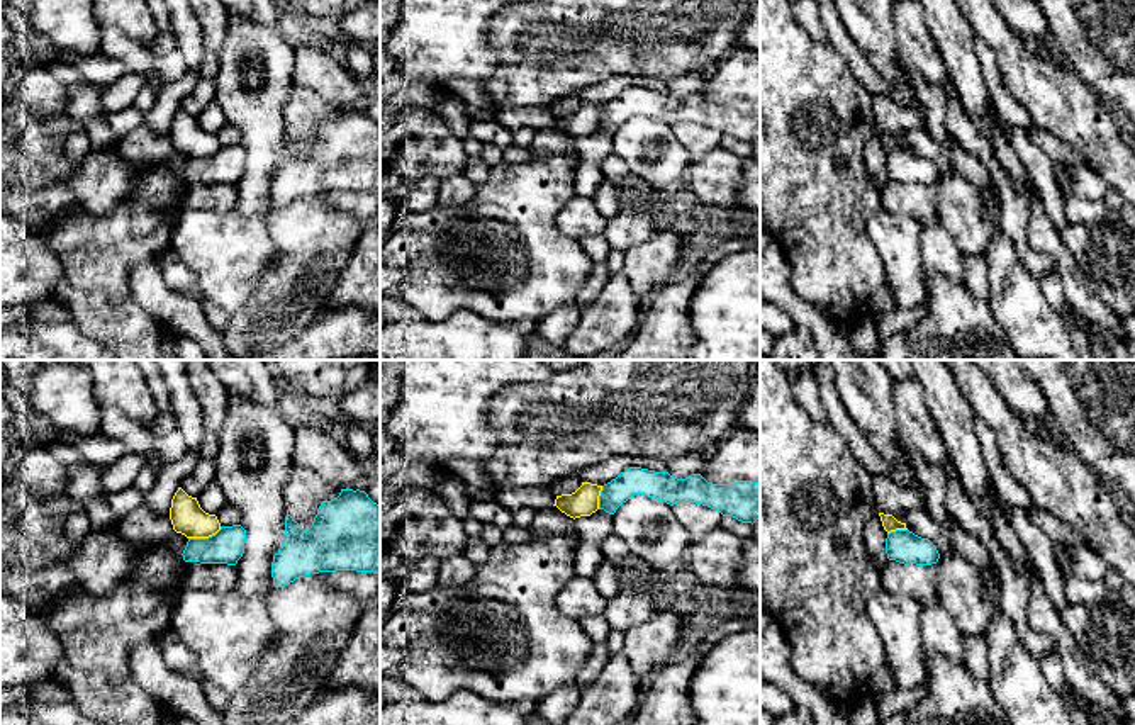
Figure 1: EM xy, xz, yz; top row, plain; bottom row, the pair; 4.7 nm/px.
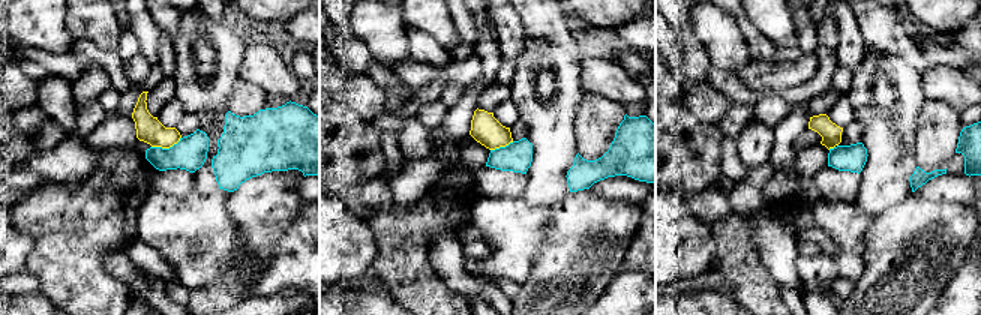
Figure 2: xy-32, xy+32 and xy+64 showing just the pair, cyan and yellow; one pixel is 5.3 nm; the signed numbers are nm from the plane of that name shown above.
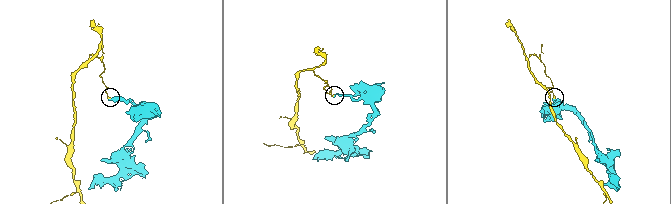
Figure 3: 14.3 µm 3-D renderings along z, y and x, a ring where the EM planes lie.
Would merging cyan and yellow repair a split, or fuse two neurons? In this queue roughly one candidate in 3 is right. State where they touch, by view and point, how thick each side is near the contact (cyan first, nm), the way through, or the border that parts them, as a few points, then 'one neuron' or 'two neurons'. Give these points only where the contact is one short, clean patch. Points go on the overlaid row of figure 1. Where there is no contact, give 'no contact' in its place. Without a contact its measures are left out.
contact xy (204, 539); calibres 160 and 160 nm; border xy (221, 527), (207, 537), (189, 539); two neurons

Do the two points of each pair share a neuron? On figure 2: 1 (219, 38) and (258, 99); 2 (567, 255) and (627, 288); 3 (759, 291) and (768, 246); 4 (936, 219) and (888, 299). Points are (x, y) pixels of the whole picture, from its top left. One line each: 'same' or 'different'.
1: different
2: different
3: different
4: same

